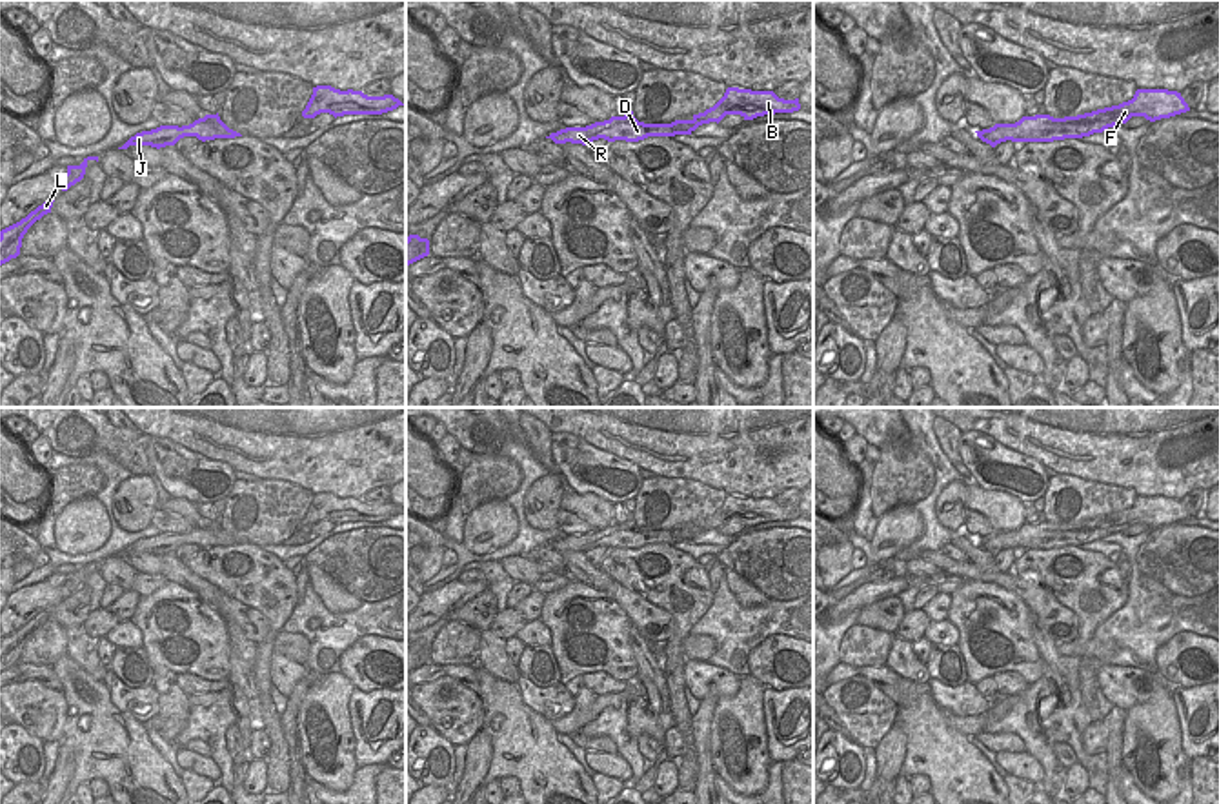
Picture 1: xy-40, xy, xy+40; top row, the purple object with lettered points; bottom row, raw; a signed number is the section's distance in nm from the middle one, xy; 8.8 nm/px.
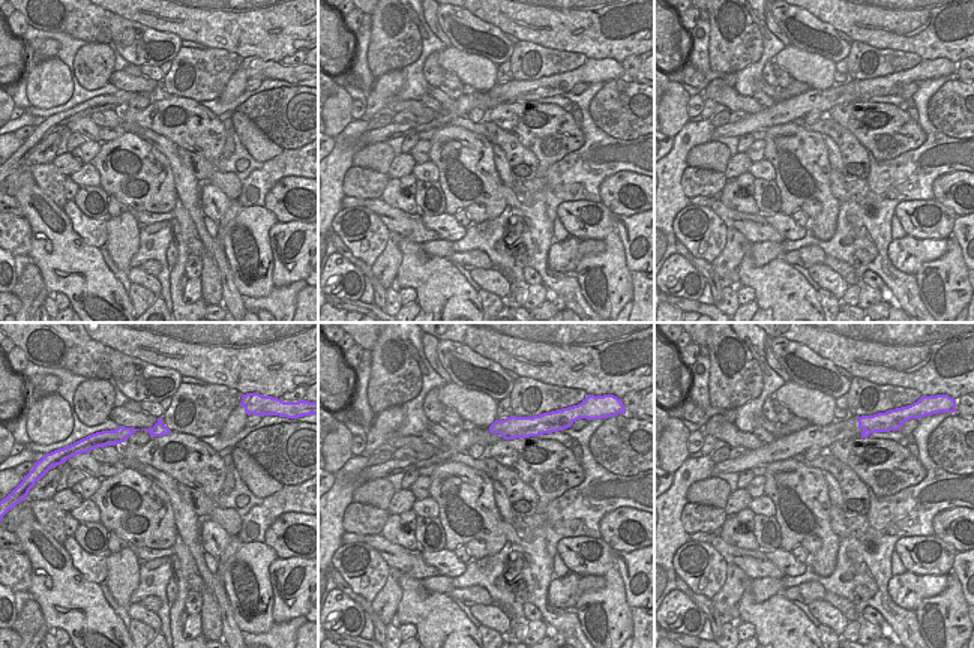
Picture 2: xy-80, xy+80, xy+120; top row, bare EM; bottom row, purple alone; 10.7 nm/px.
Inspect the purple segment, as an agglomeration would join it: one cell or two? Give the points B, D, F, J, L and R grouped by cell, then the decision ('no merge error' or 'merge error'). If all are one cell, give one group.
B D F J L R; no merge error

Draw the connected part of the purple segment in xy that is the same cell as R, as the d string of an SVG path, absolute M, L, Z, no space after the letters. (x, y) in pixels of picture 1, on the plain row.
M728 495L724 504L713 515L693 522L691 528L675 528L671 531L644 531L633 524L633 518L628 518L624 524L611 524L610 528L595 529L586 535L566 535L551 540L546 546L551 546L555 551L571 549L582 553L599 546L608 549L639 549L648 544L691 542L699 533L710 529L719 531L726 522L740 522L744 528L753 528L764 522L793 520L799 517L799 506L784 508L779 506L773 498Z

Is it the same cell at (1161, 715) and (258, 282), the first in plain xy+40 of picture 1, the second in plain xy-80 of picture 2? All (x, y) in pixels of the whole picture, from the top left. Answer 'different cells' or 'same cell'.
same cell

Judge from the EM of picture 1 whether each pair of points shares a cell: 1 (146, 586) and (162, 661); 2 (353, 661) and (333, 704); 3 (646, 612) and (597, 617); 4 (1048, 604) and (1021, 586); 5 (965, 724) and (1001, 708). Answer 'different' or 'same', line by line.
1: different
2: different
3: different
4: same
5: same

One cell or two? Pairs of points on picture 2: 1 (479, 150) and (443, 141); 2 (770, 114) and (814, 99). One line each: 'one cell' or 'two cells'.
1: one cell
2: one cell

